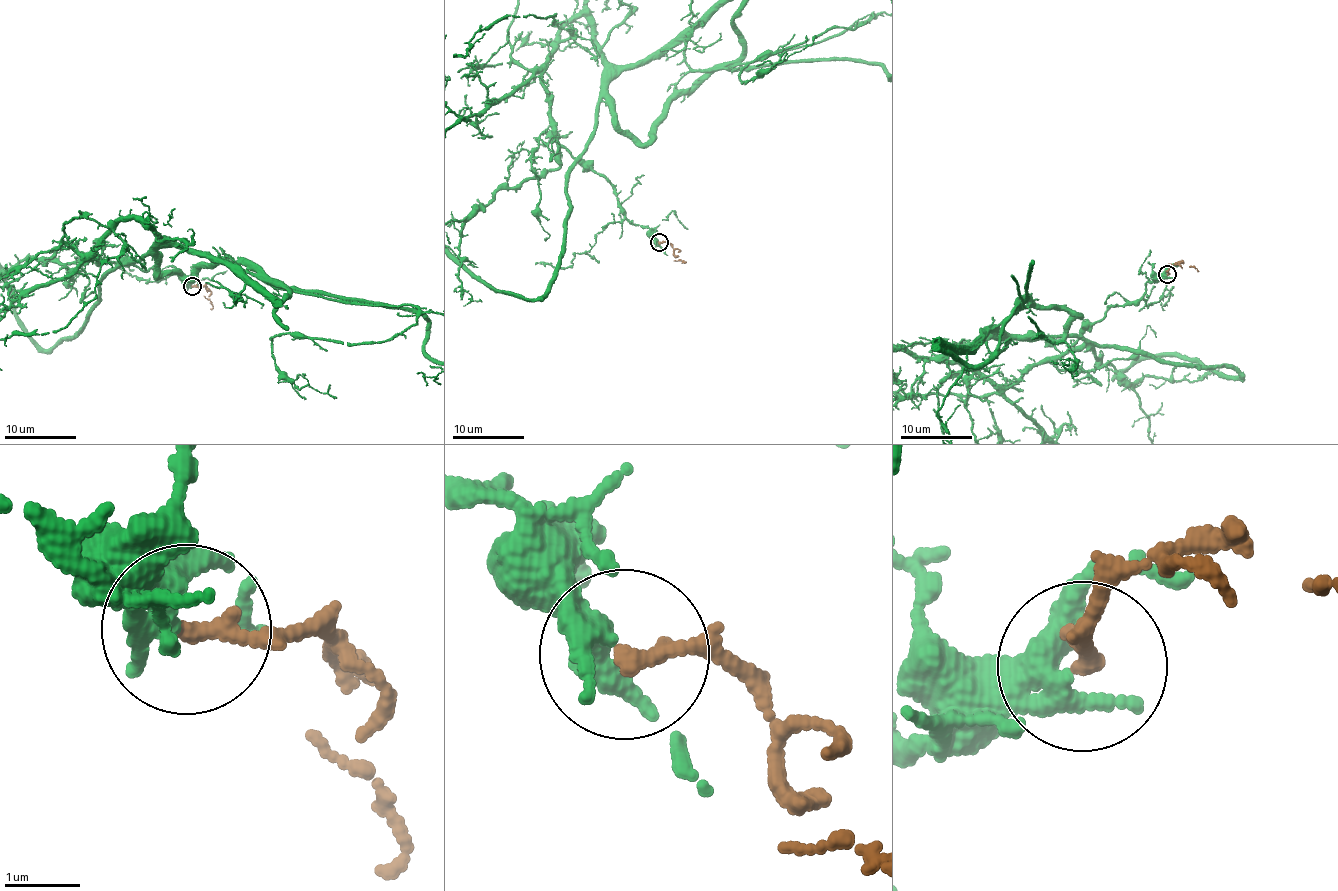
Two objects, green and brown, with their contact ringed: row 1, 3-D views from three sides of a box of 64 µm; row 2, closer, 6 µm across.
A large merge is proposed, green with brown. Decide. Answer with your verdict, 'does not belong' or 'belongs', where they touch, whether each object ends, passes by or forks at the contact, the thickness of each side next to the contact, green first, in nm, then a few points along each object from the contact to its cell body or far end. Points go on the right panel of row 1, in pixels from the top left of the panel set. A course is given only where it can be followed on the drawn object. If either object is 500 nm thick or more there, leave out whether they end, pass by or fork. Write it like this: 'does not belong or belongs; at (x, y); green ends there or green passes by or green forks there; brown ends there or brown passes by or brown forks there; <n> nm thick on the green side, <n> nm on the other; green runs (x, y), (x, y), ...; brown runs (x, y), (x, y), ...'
does not belong; at (1167, 274); green forks there; brown ends there; 320 nm thick on the green side, 240 nm on the other; green runs (1167, 274), (1084, 336), (1230, 367), (1239, 380), (1170, 355), (1132, 365); brown runs (1167, 273), (1175, 263), (1190, 265), (1198, 271)

